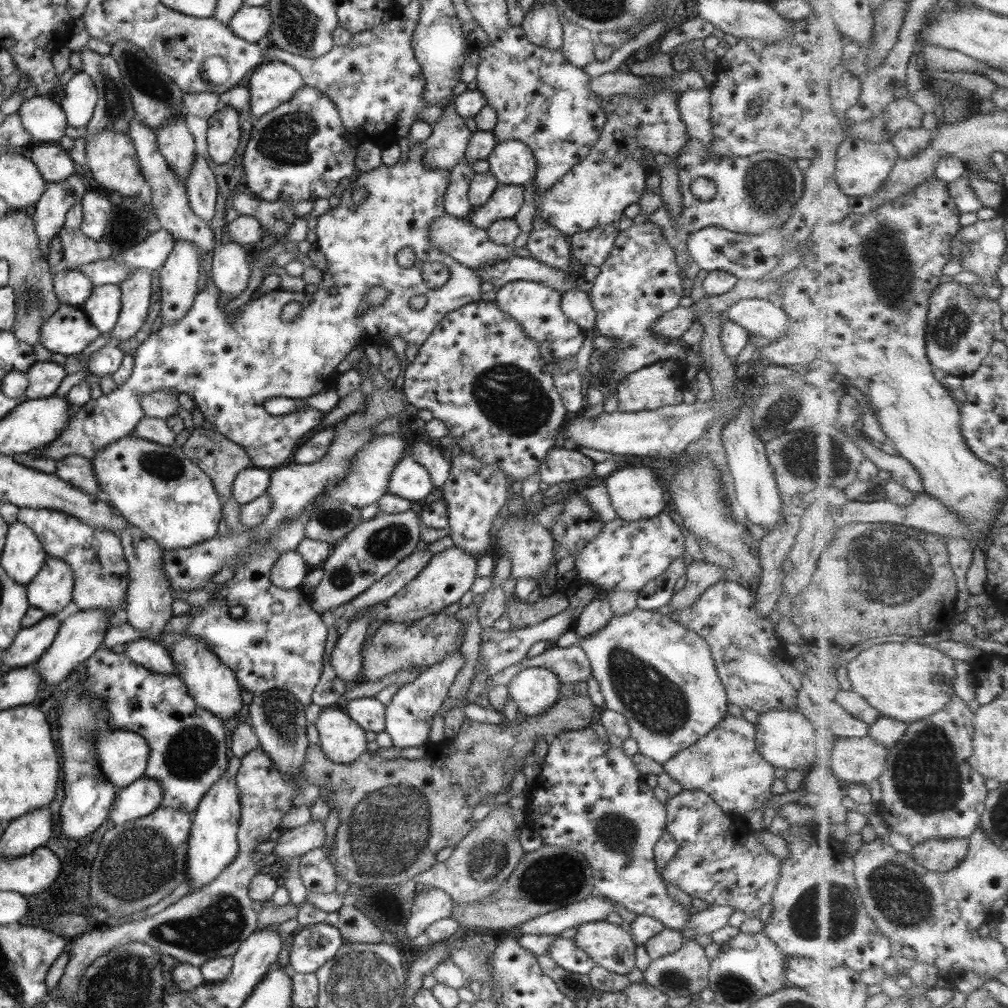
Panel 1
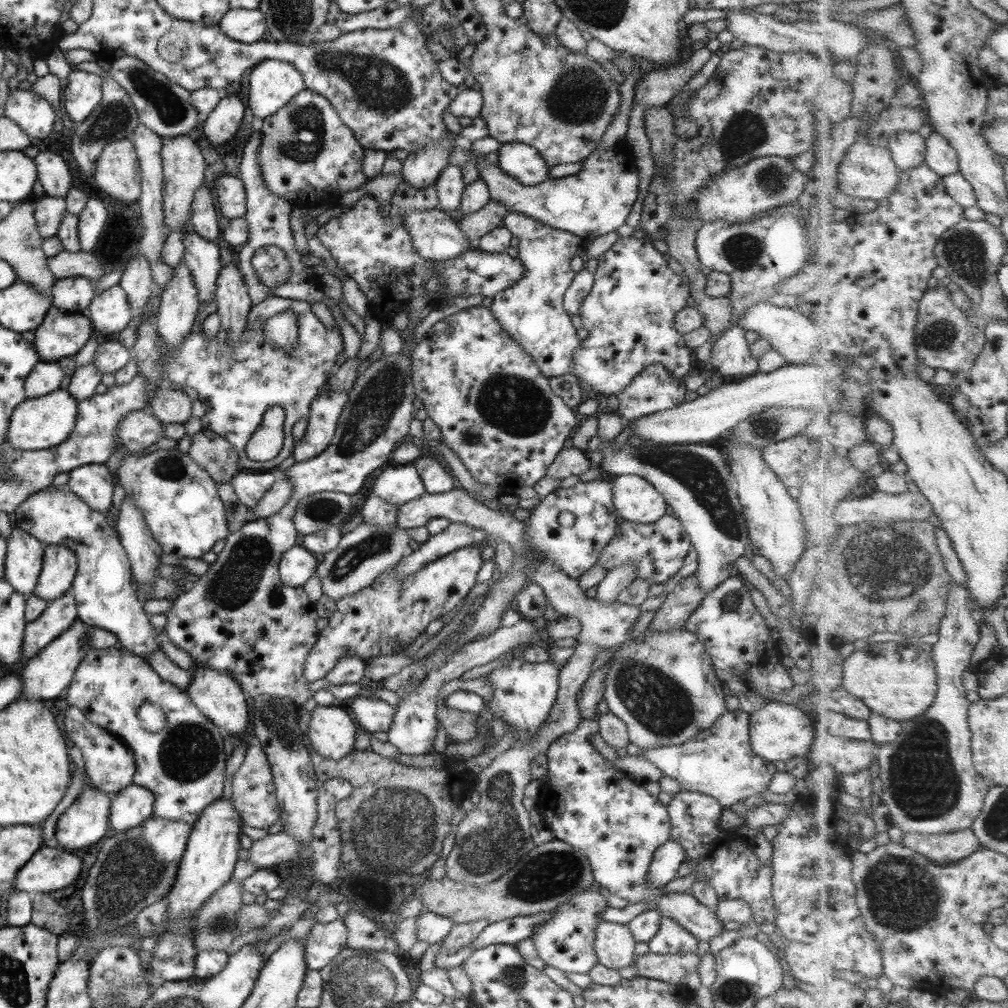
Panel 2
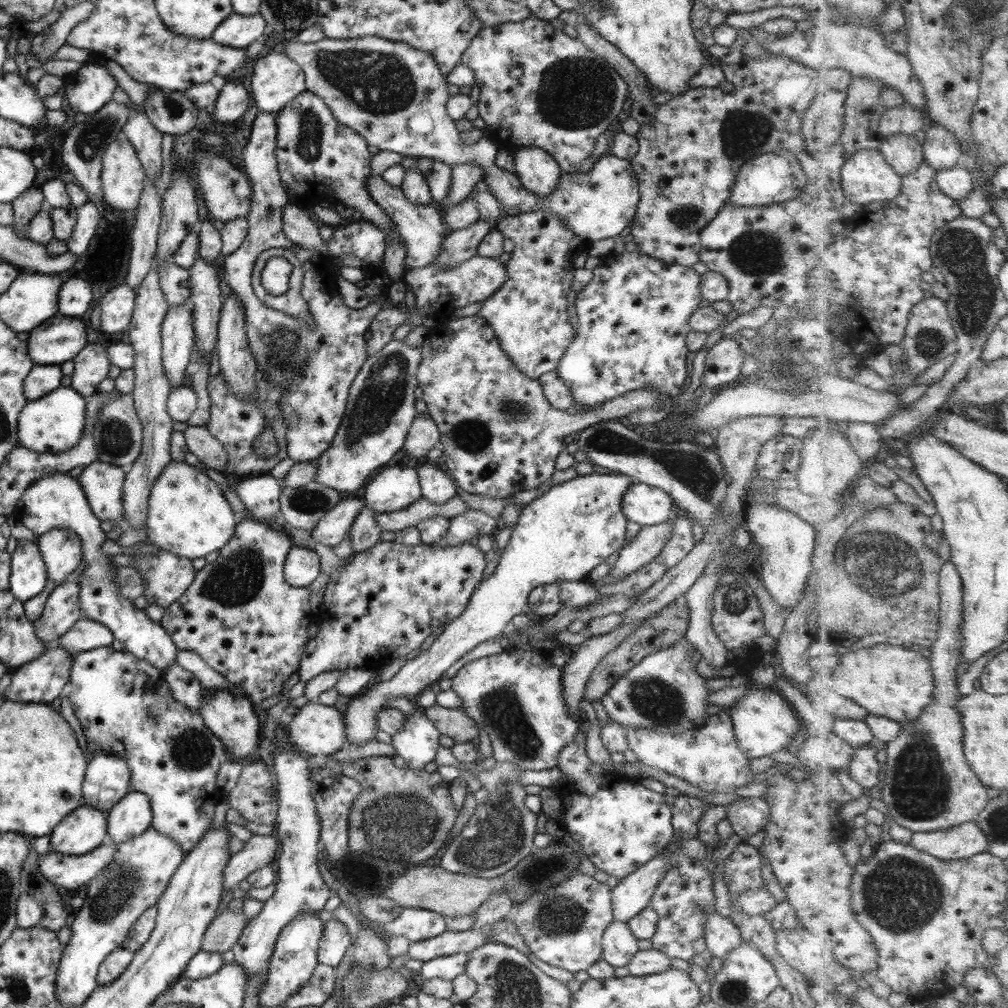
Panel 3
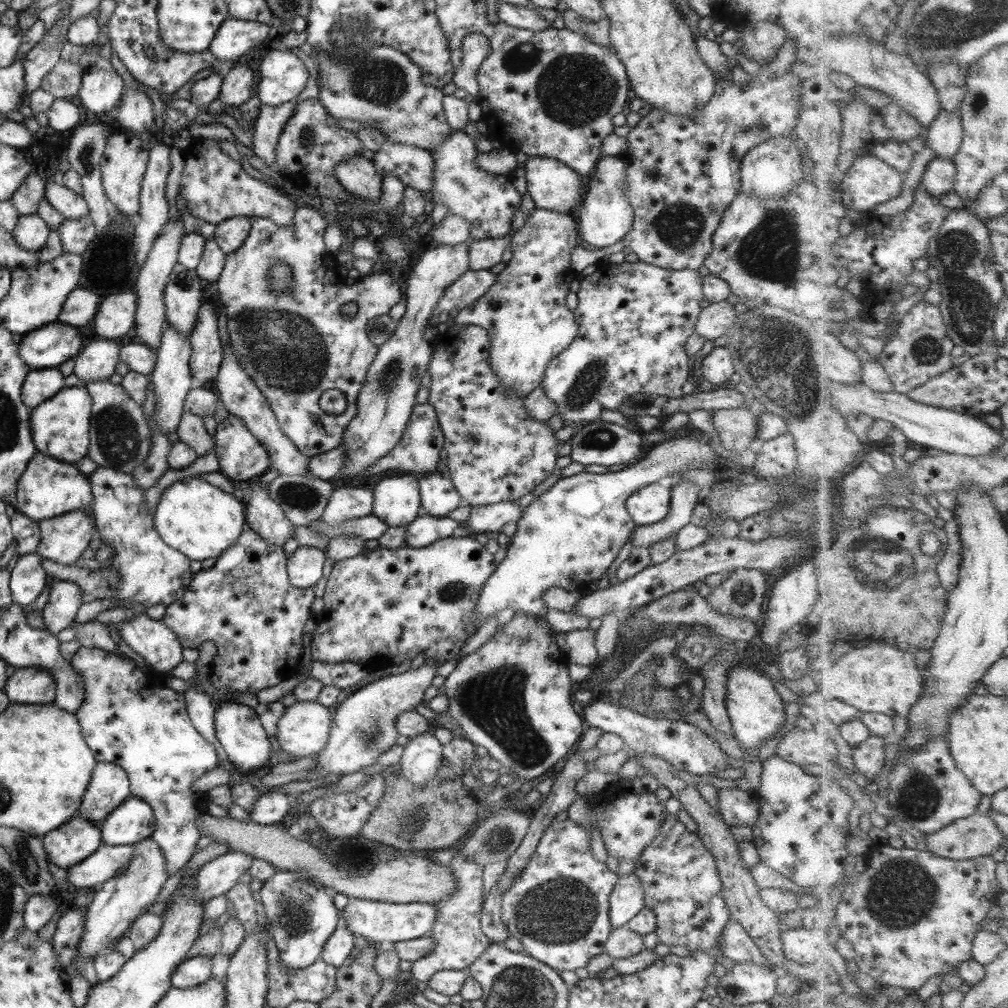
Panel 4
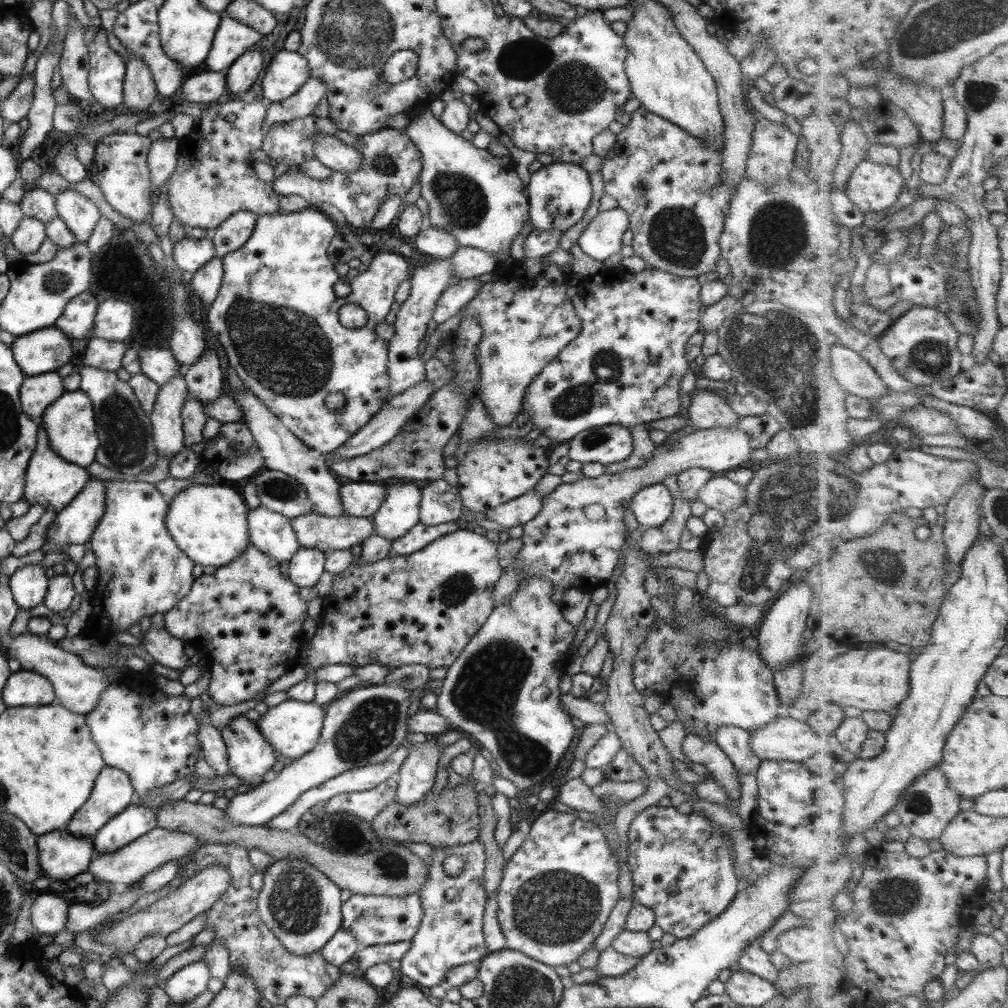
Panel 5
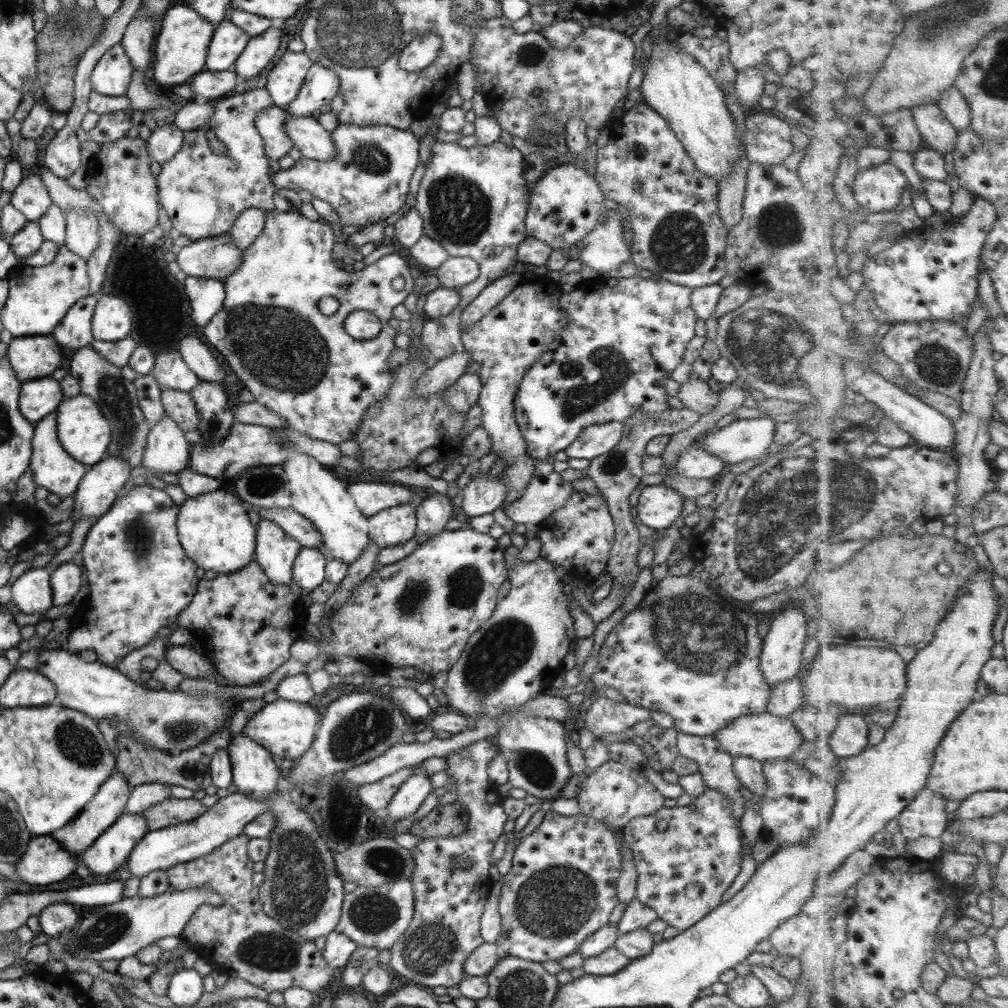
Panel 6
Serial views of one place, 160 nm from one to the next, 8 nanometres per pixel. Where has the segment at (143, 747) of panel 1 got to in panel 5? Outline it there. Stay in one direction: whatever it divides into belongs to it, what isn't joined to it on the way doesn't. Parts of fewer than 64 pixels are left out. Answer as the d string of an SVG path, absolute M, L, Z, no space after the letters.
M101 768L87 800L68 822L68 833L76 837L93 836L112 816L133 802L133 794L130 780L122 770Z

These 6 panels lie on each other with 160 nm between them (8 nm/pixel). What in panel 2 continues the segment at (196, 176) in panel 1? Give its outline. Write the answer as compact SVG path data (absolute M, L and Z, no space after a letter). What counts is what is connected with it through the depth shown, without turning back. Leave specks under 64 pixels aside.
M201 183L198 188L199 190L195 190L195 196L191 200L191 217L188 221L197 235L206 241L215 241L220 234L215 206L207 186Z

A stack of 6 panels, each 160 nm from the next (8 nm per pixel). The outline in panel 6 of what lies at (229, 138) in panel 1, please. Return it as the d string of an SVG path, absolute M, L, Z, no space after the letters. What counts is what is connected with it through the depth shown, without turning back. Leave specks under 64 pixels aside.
M270 26L265 32L250 37L243 52L235 59L231 68L239 81L257 76L269 64L269 60L273 58L279 46L281 34L283 34L283 28Z

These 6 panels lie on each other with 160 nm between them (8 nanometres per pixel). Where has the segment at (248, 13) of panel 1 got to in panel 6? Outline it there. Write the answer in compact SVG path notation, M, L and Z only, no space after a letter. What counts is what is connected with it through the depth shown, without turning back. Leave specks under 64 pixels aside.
M228 18L223 19L214 28L205 57L205 70L230 70L249 39L250 36Z

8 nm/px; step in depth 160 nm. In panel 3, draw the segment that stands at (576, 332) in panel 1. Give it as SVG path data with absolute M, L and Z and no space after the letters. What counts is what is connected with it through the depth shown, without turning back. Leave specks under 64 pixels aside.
M547 211L518 213L515 216L505 215L494 226L504 238L513 241L511 256L505 265L506 283L487 300L481 301L481 308L475 315L485 319L494 330L501 350L513 361L518 368L530 379L537 379L544 372L554 371L565 349L574 339L575 331L567 321L567 301L565 296L569 292L573 277L573 261L576 256L586 253L587 243L565 228L558 217Z

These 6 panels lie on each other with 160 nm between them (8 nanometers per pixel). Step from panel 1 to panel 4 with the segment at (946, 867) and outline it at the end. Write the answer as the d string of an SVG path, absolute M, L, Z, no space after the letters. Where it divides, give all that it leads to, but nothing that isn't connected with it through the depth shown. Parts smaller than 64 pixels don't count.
M986 812L956 820L939 832L925 834L927 851L953 860L992 855L1004 843L1004 832Z

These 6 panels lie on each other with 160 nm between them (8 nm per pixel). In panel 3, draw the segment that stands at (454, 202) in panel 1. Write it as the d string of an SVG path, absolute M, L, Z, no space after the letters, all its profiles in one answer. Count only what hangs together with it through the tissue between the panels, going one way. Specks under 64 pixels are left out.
M401 157L399 166L404 172L407 170L419 170L421 176L425 178L425 182L429 187L429 193L432 199L432 204L441 207L451 184L451 167L446 166L438 161L419 157Z

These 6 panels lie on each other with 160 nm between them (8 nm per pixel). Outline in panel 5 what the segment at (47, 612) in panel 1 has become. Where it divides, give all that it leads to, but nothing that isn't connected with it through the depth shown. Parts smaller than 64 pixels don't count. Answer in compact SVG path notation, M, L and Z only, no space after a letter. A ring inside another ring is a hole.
M90 477L73 497L59 512L55 513L53 520L49 520L46 526L46 539L43 546L39 548L42 553L47 551L64 551L70 544L83 544L90 539L94 528L97 526L98 520L102 517L105 510L104 505L104 482L105 480ZM56 548L60 548L57 550Z

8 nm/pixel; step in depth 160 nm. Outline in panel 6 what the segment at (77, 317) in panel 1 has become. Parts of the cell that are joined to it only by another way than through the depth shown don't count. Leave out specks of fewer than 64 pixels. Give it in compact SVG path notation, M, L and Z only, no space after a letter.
M50 334L12 337L5 355L21 382L49 377L61 364L61 347Z

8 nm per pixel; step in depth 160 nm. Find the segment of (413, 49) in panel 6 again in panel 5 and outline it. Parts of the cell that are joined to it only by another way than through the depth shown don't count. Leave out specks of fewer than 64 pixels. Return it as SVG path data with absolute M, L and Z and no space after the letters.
M406 48L393 52L383 63L380 72L380 88L403 83L416 73L417 55Z

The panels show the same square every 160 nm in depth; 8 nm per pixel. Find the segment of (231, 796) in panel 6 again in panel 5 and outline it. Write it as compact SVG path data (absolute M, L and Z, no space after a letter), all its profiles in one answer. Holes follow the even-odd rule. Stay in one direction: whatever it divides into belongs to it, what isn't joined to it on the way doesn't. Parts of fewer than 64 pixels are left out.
M387 684L358 685L339 699L330 701L324 712L317 745L299 760L285 765L272 780L261 782L253 786L251 791L237 793L230 798L223 811L226 819L245 826L264 826L309 788L319 786L340 772L384 762L405 738L407 708L413 701L409 699L411 692ZM155 827L116 851L100 855L95 854L87 867L86 876L93 876L97 882L110 882L110 884L122 888L125 885L135 883L137 879L141 879L142 876L145 876L165 861L171 859L179 861L195 845L199 848L203 845L203 842L200 842L194 834Z

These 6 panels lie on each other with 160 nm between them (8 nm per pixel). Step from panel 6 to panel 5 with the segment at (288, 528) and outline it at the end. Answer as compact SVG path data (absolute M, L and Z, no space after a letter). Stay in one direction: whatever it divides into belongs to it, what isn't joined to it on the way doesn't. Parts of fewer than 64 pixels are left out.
M315 512L290 519L301 547L320 551L349 549L374 534L370 517L349 515L323 516Z

